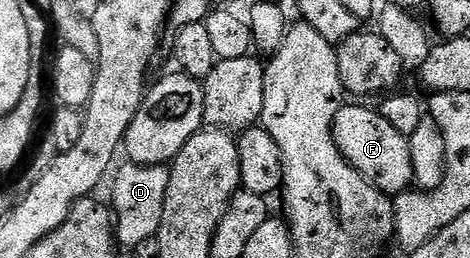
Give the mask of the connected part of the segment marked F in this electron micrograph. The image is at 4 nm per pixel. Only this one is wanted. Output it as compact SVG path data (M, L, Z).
M341 106L332 126L336 144L346 161L363 179L370 181L370 185L374 185L389 197L409 190L415 180L409 136L398 133L398 129L394 129L394 125L390 125L390 121L386 121L386 117L382 117L379 110L348 106Z

